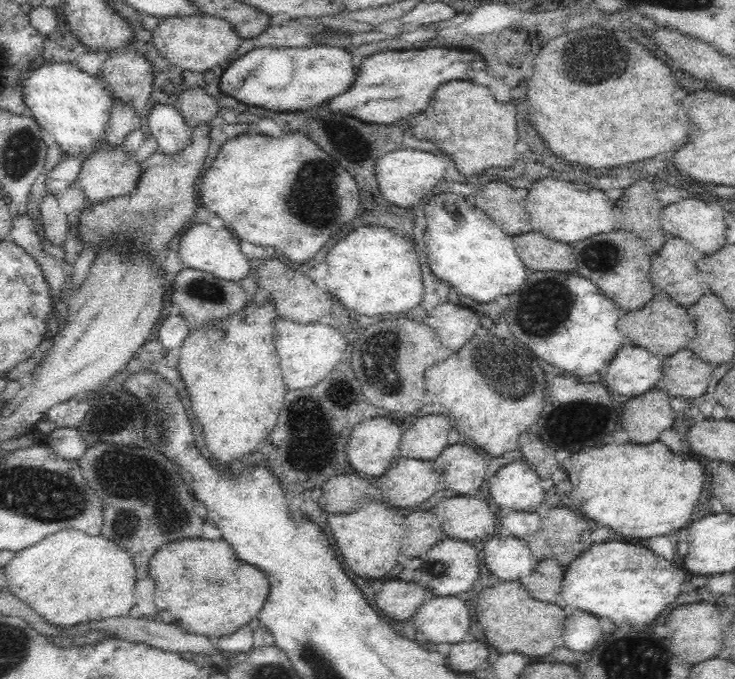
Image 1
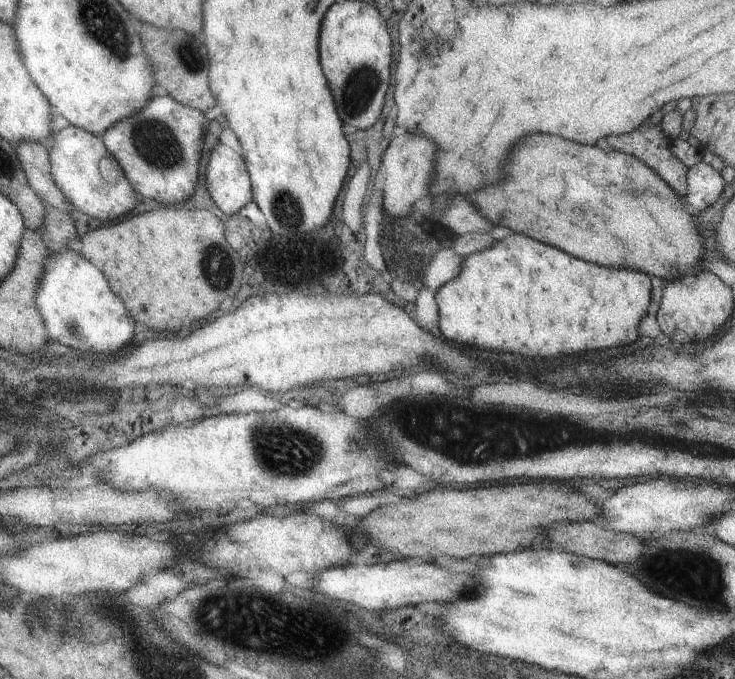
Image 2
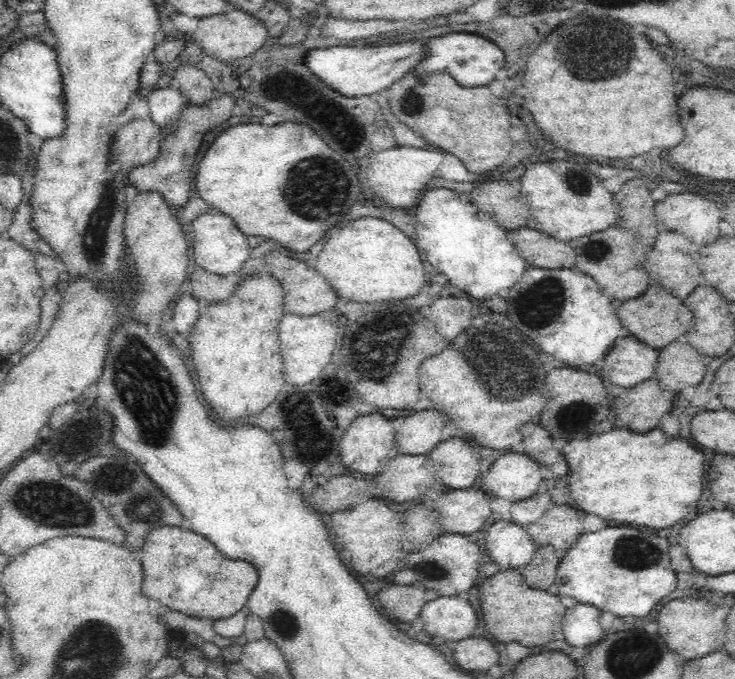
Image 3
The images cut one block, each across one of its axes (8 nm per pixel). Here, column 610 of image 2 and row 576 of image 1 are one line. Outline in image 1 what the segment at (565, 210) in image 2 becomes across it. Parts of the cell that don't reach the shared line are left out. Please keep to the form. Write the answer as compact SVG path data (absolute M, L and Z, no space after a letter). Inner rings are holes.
M180 538L162 544L149 560L148 574L154 580L154 602L159 620L180 627L188 634L201 634L215 640L220 636L234 634L244 624L250 624L262 610L269 592L268 577L262 569L238 558L234 549L224 539L206 540Z

